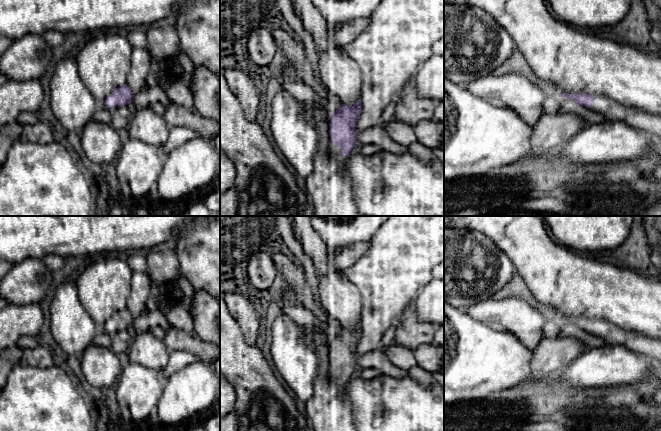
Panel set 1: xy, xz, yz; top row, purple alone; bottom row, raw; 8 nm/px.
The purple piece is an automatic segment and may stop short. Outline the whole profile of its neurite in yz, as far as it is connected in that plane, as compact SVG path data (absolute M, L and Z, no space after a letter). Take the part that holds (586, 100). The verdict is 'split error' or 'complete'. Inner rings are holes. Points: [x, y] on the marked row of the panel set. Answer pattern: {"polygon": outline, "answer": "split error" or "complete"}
{"polygon": "M559 93L570 98L591 111L601 114L608 121L621 121L653 137L661 139L661 116L653 115L638 108L620 103L605 95Z", "answer": "split error"}

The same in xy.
{"polygon": "M125 84L112 91L103 101L102 106L111 112L118 107L129 106L133 96L133 91Z", "answer": "split error"}

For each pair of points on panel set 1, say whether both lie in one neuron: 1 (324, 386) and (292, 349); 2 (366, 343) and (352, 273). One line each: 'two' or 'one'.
1: two
2: one

